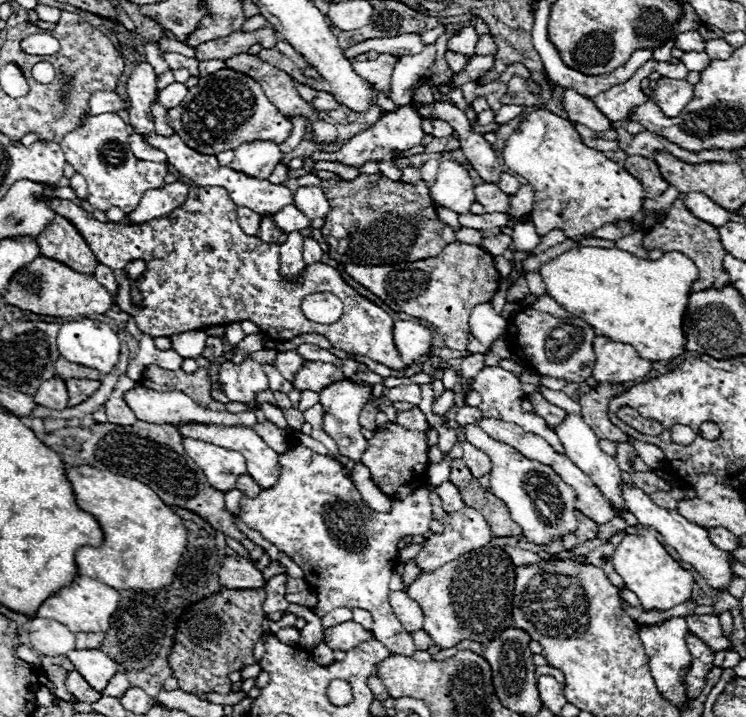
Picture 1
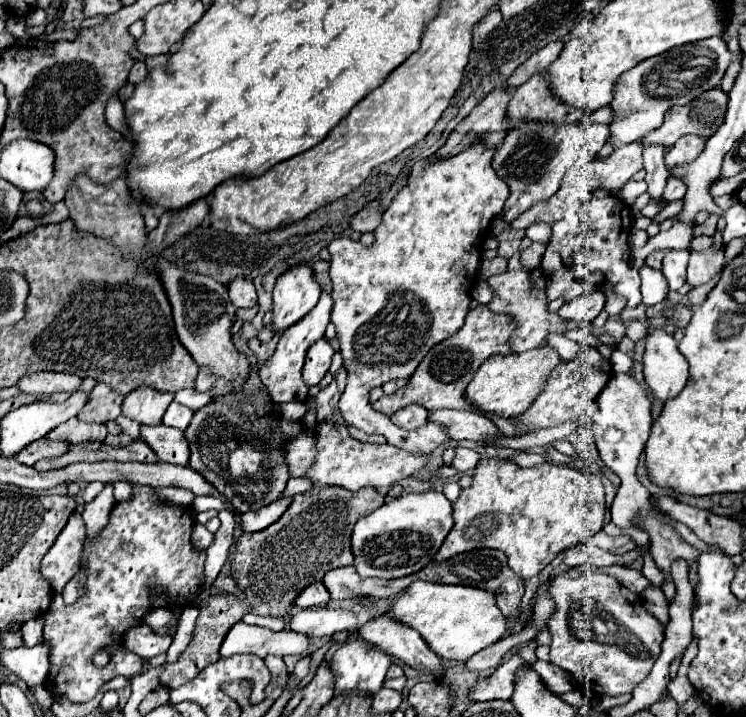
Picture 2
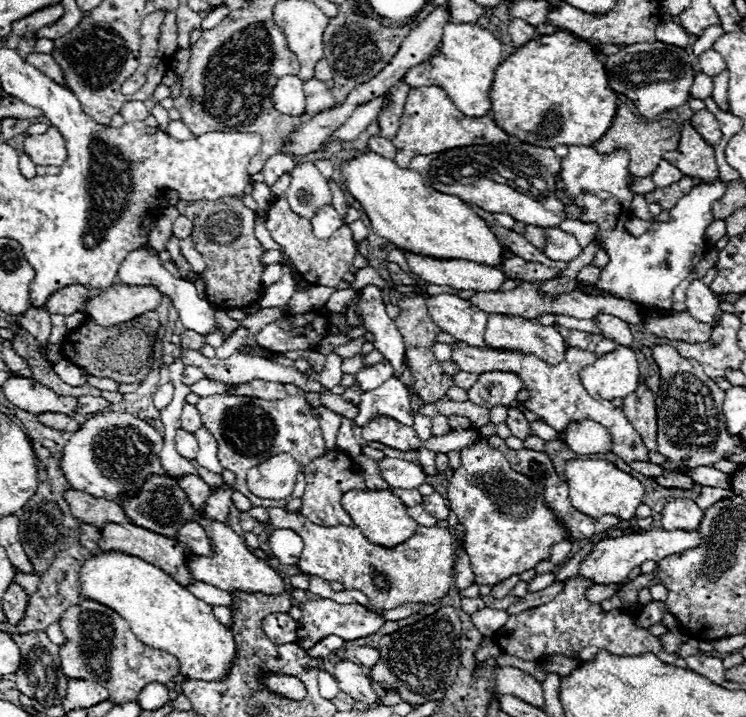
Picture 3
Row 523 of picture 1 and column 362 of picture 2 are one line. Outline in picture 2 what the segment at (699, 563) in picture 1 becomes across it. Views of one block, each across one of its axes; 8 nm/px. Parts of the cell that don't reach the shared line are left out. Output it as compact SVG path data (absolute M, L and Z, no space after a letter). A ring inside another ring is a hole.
M366 640L342 644L332 658L336 694L344 694L350 688L362 694L376 694L382 688L390 664L390 656Z

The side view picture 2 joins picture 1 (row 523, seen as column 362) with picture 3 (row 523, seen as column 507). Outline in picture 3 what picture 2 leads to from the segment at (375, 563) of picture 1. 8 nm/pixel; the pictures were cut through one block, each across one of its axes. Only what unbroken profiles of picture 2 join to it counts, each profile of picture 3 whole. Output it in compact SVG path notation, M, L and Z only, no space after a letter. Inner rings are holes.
M188 520L176 536L192 554L196 556L210 556L212 554L212 544L210 538L206 536L206 530L196 522L196 520Z

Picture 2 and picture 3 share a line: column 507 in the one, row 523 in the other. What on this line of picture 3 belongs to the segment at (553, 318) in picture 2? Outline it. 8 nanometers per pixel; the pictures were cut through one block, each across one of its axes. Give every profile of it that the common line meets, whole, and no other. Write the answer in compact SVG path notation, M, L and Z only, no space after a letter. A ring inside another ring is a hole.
M268 508L270 514L270 524L272 528L290 528L294 530L302 540L304 540L304 552L300 556L300 562L296 564L300 568L300 572L310 574L310 576L318 576L324 578L328 582L340 582L344 584L346 590L360 590L368 596L370 604L382 610L390 610L396 608L404 602L422 602L422 604L430 604L434 600L440 600L442 596L446 596L446 592L452 586L452 574L454 574L454 550L456 550L456 540L454 534L448 532L448 528L438 528L438 526L418 526L414 536L410 540L406 540L404 544L396 546L396 548L382 548L376 546L372 542L368 542L362 532L358 528L348 528L348 526L318 526L314 522L310 522L308 518L304 518L300 512L286 512L284 508Z

